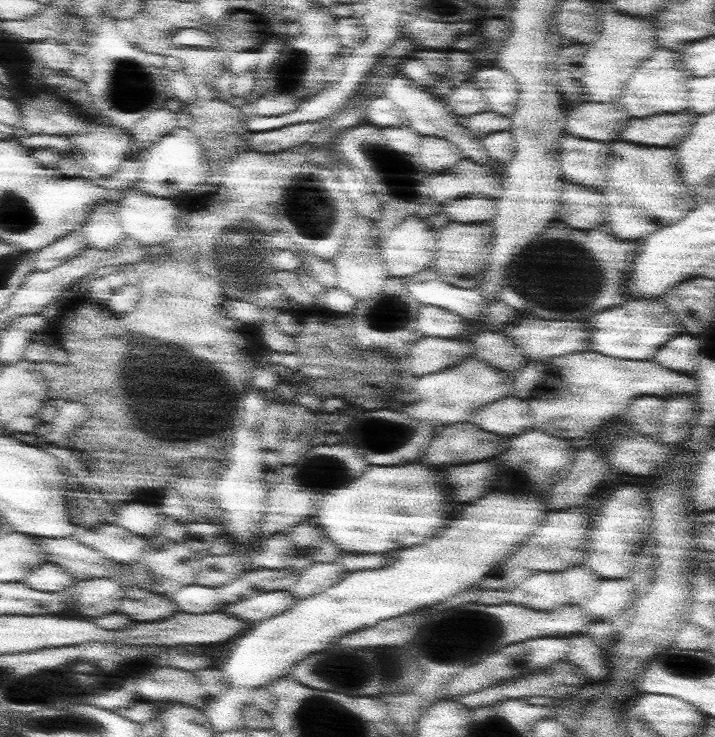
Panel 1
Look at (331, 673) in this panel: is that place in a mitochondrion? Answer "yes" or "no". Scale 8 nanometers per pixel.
yes

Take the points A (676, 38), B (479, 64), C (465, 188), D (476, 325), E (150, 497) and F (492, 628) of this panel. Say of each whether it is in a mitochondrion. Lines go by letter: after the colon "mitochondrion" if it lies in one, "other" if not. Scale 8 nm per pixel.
A: other
B: other
C: other
D: other
E: other
F: mitochondrion

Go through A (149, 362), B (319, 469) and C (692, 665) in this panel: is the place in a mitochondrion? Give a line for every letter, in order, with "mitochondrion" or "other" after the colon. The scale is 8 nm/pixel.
A: mitochondrion
B: mitochondrion
C: mitochondrion

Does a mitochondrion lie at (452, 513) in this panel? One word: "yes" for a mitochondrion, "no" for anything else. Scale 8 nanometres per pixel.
no

